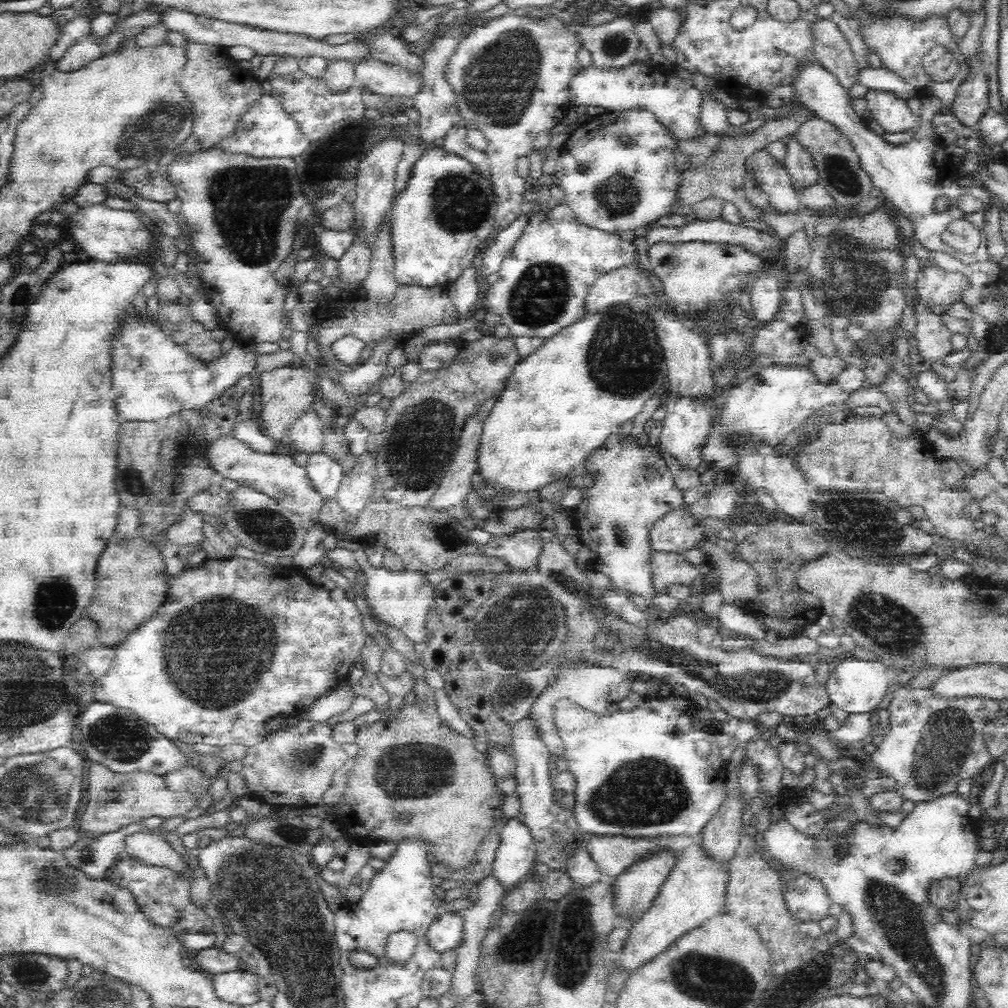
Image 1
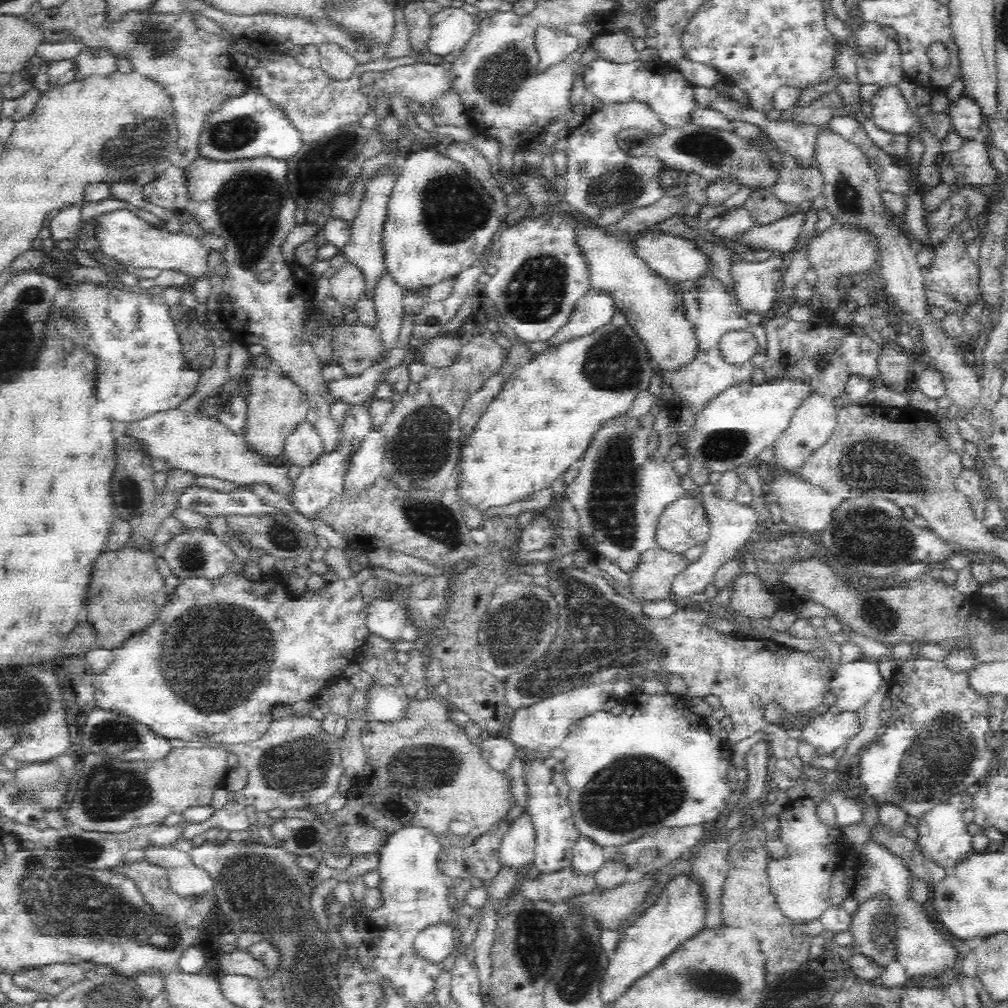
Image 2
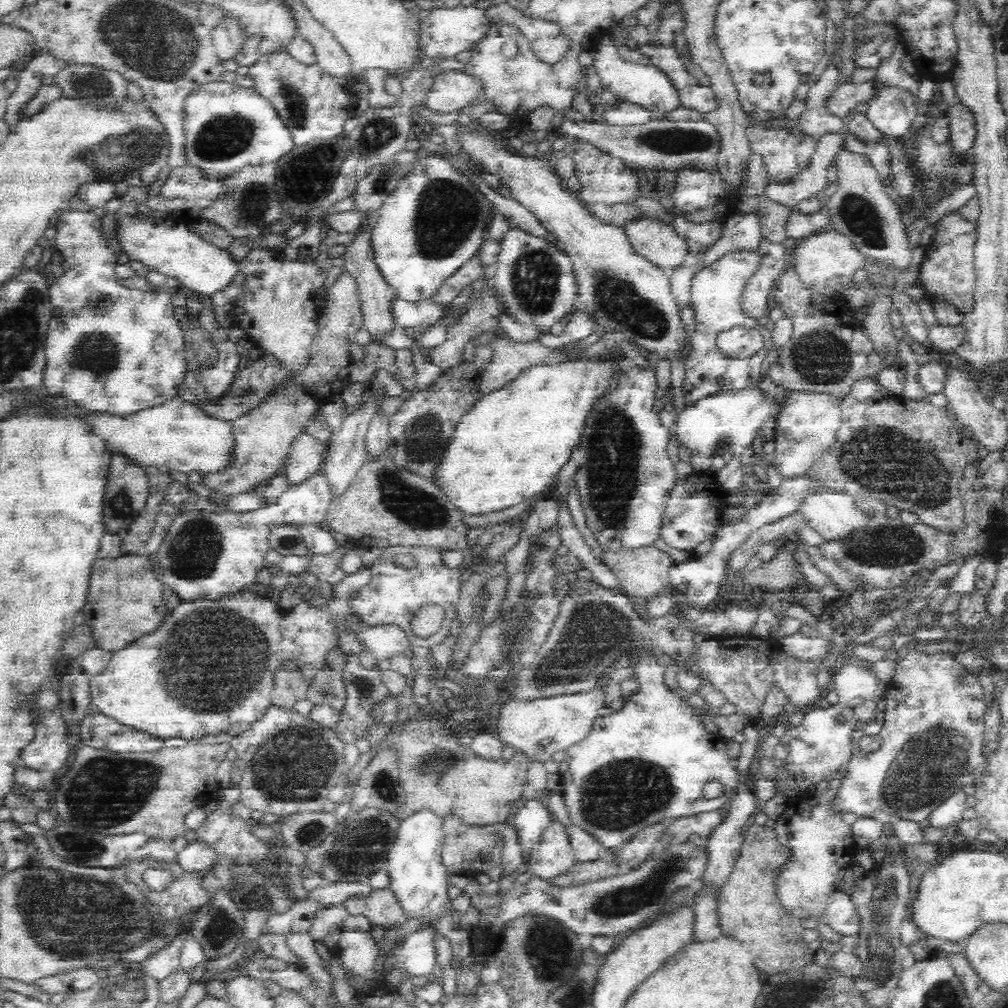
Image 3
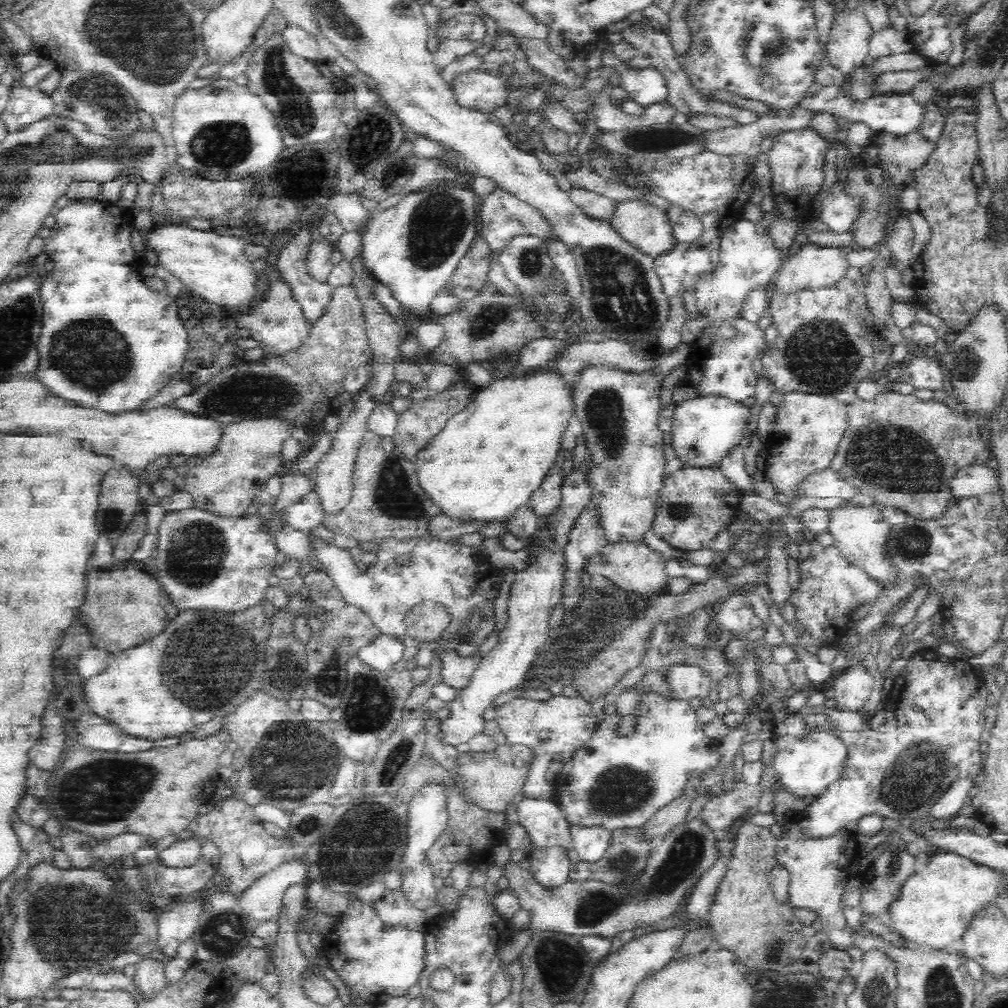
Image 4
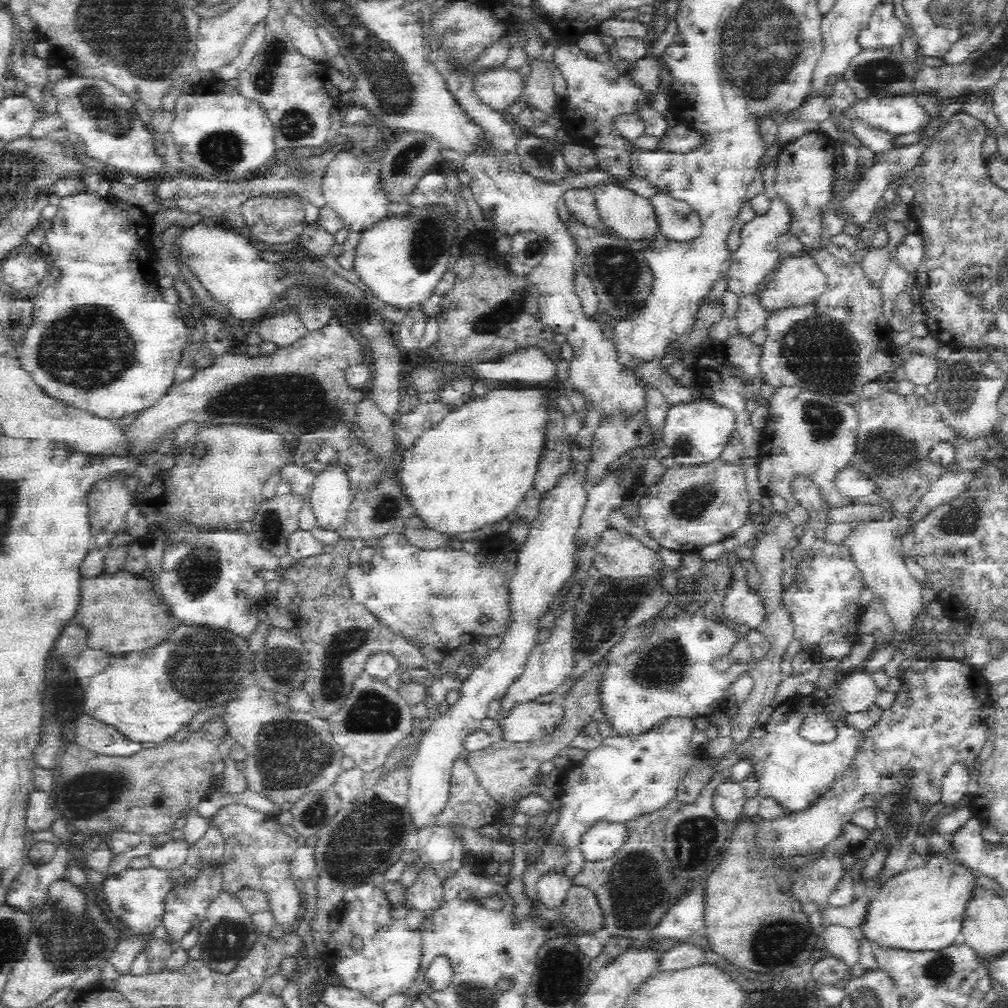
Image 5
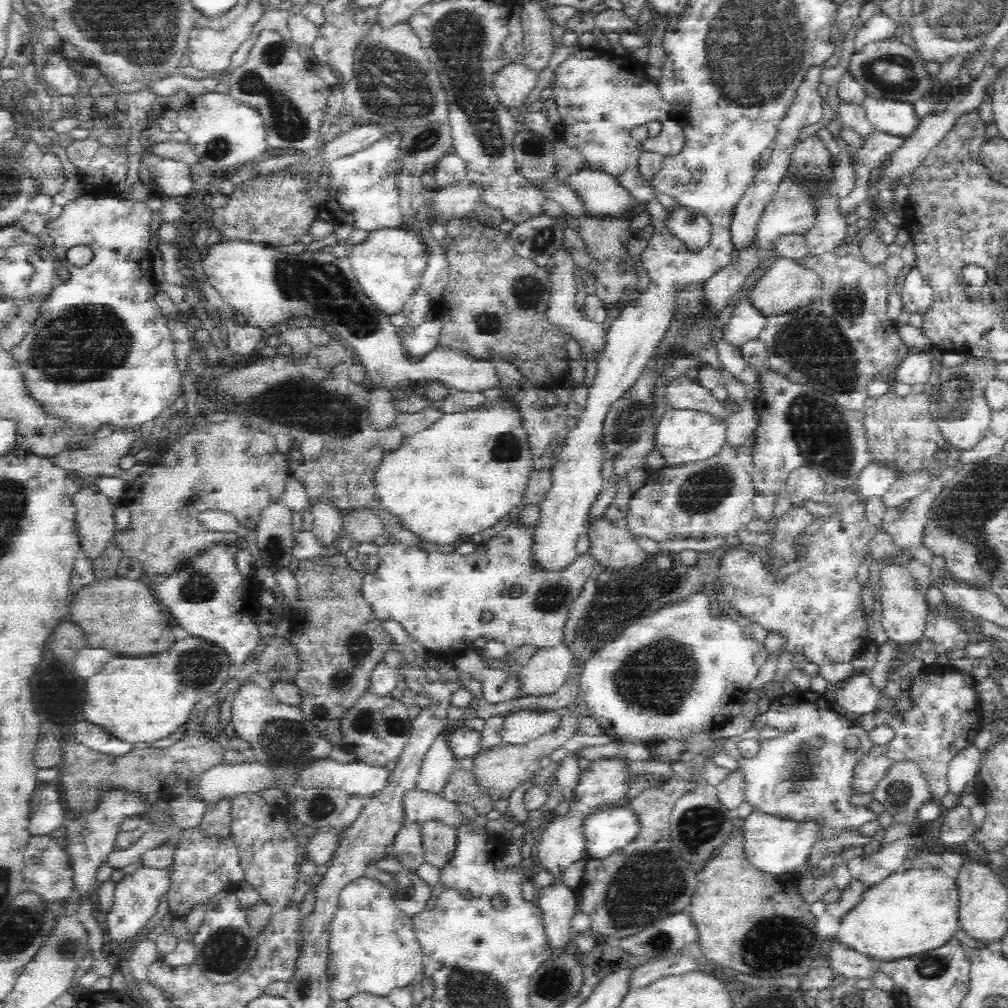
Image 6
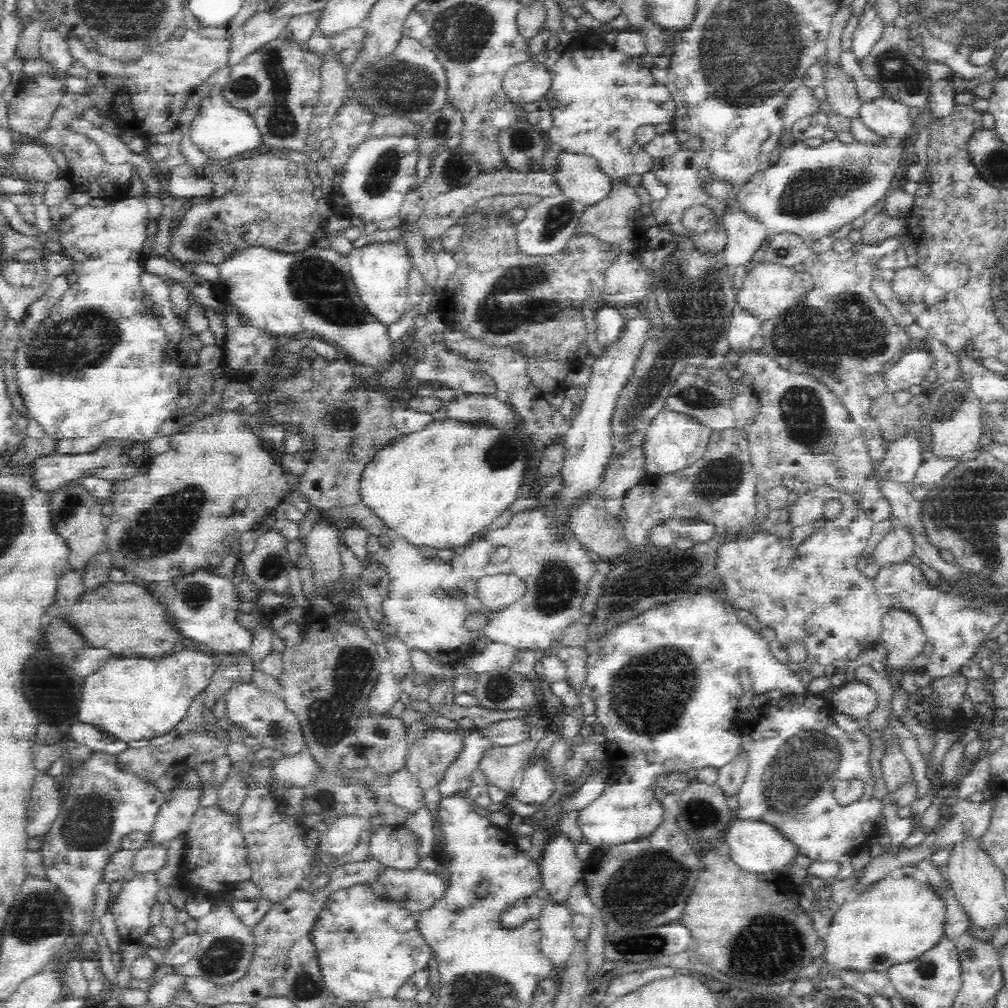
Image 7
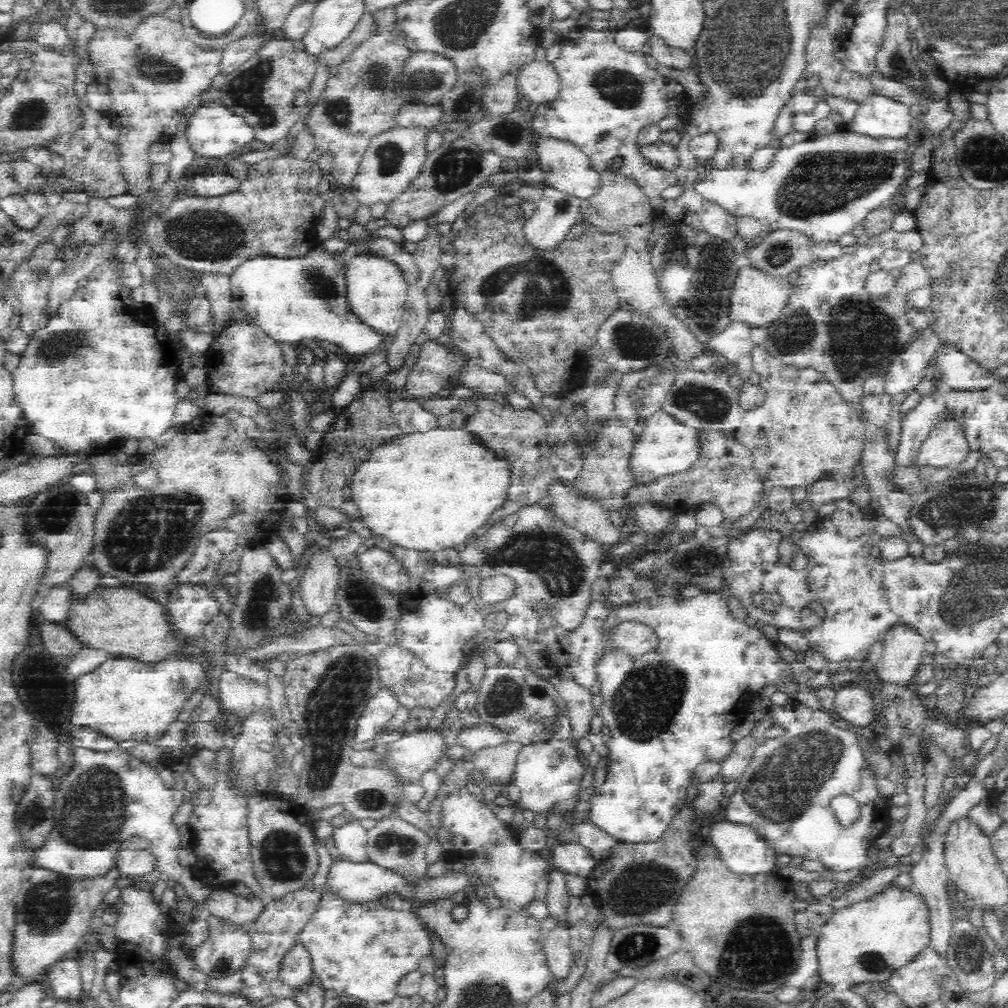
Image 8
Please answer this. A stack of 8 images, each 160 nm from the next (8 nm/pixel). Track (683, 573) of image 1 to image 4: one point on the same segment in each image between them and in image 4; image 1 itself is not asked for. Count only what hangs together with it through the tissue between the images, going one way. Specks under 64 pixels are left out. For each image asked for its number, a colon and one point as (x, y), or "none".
2: (651, 579)
3: (642, 573)
4: (632, 566)

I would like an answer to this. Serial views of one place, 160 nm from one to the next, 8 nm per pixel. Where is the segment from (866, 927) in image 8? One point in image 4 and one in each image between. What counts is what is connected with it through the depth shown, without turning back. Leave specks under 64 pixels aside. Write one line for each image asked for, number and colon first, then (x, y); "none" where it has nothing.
4: (934, 906)
5: (922, 909)
6: (913, 911)
7: (893, 921)

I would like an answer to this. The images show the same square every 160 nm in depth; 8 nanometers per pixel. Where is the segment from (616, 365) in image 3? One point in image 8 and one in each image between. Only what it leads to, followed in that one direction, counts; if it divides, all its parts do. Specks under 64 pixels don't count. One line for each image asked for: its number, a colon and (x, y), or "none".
4: (486, 462)
5: (470, 471)
6: (463, 474)
7: (441, 487)
8: (424, 492)

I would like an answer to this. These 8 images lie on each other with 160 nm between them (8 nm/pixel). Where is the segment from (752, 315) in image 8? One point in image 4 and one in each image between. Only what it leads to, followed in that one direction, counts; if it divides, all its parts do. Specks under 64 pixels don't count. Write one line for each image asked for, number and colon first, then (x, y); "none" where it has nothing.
4: (812, 267)
5: (797, 281)
6: (785, 285)
7: (769, 289)

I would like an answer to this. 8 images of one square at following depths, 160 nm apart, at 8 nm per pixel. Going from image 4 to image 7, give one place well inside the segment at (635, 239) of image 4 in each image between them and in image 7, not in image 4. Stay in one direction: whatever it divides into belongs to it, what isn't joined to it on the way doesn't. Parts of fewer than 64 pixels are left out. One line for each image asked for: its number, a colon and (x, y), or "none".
5: (622, 212)
6: (600, 194)
7: (578, 177)

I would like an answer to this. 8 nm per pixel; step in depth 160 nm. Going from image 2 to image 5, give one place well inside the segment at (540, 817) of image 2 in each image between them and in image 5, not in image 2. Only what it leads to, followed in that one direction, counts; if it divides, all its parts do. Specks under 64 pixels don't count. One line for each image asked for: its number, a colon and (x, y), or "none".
3: (551, 857)
4: (550, 867)
5: (551, 889)

